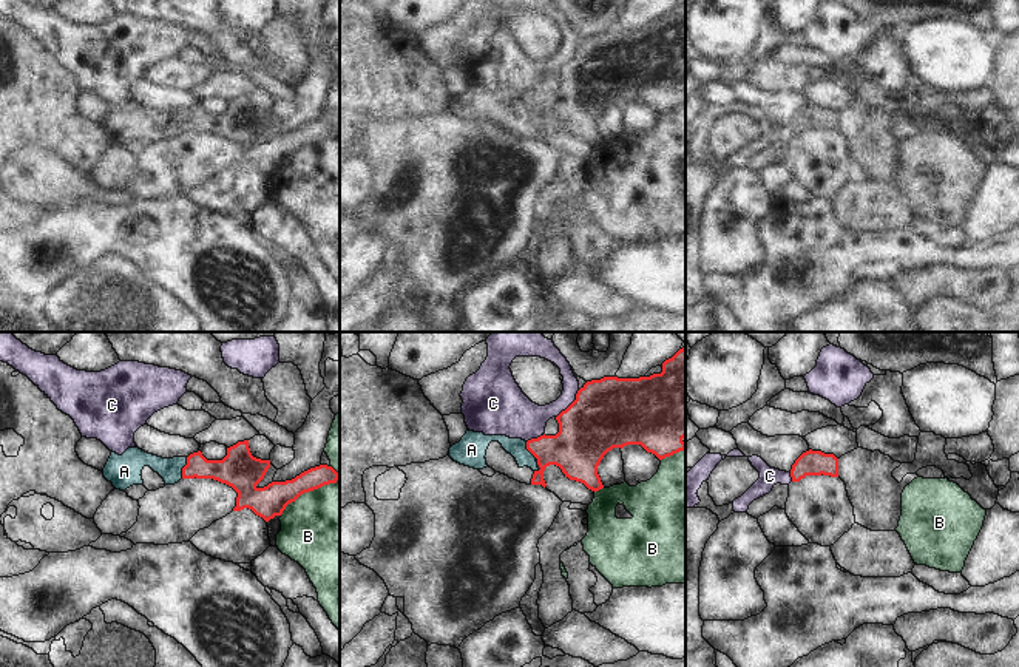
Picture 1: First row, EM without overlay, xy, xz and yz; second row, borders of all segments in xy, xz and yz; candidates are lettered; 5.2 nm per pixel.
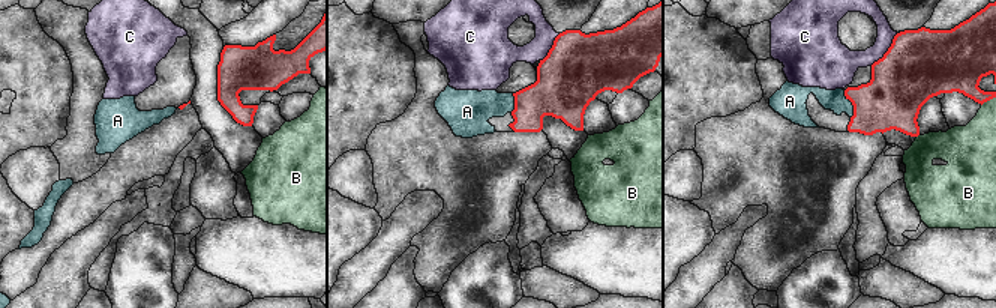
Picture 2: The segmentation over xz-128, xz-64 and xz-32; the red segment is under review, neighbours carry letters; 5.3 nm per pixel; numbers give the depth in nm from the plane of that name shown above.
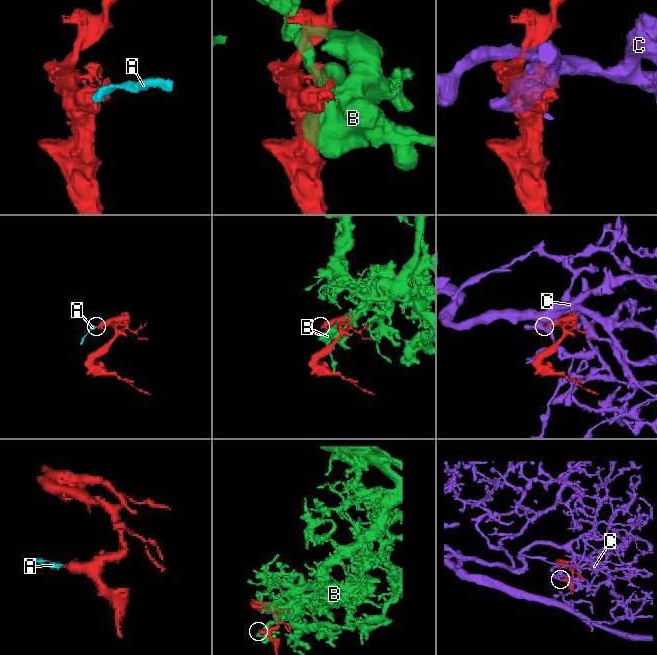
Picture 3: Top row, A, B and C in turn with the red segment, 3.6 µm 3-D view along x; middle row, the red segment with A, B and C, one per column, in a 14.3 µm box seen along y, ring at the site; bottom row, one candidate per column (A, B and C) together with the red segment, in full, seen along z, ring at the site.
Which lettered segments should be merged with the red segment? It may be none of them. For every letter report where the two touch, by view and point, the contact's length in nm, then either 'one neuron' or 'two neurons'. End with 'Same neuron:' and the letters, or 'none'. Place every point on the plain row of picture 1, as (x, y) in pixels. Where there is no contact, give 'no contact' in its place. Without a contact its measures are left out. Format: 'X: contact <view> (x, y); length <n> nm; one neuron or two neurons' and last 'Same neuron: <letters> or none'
A: contact xy (182, 122); length 120 nm; one neuron
B: contact xy (311, 144); length 380 nm; two neurons
C: contact xz (572, 57); length 200 nm; two neurons
Same neuron: A

